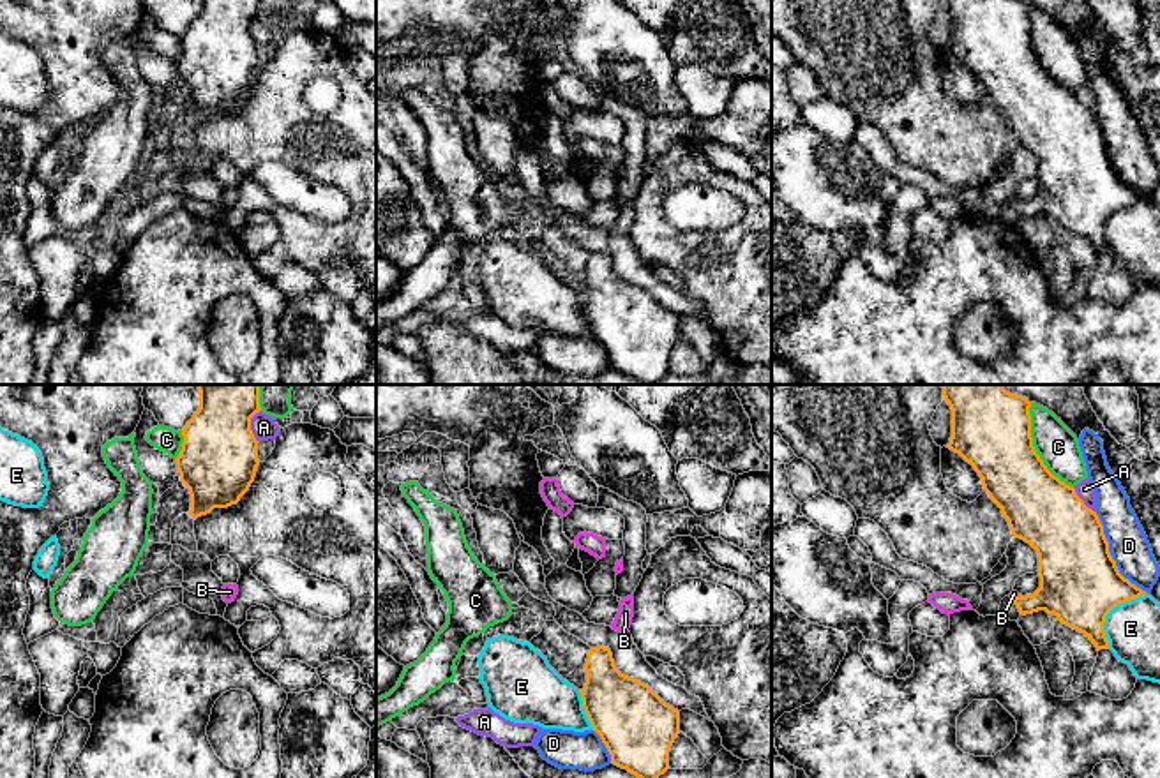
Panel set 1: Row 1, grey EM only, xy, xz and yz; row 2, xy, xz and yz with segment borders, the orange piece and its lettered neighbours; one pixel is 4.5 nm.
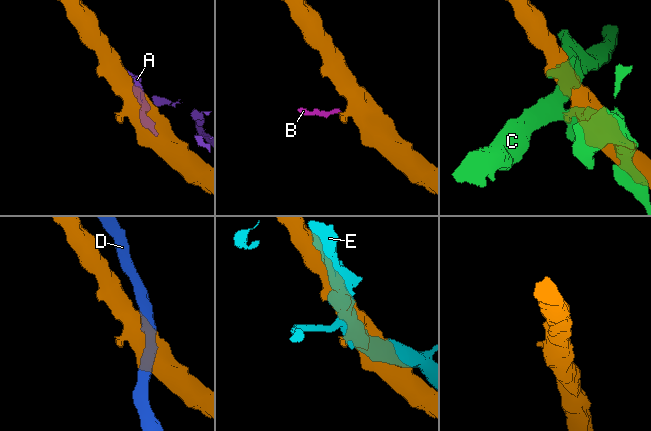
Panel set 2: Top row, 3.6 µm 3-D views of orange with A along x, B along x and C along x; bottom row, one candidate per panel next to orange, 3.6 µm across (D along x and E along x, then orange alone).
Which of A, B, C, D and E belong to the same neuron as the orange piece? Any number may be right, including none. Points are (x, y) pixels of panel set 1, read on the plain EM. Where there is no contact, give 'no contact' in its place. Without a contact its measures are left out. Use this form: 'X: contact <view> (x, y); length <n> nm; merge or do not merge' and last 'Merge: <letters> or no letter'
A: contact xy (249, 30); length 150 nm; do not merge
B: contact yz (1016, 201); length 40 nm; merge
C: contact yz (1033, 53); length 440 nm; do not merge
D: contact yz (1111, 161); length 460 nm; do not merge
E: contact yz (1109, 216); length 320 nm; do not merge
Merge: B

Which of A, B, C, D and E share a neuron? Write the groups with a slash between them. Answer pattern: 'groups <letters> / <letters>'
groups A / B / C / D / E

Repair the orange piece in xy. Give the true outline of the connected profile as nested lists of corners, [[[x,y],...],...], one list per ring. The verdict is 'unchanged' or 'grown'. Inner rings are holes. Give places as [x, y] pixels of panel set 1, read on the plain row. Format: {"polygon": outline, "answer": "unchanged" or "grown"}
{"polygon": [[[200,0],[200,12],[182,35],[184,48],[175,64],[180,86],[191,99],[189,120],[194,125],[214,113],[237,109],[254,86],[260,65],[251,23],[260,16],[260,0]]], "answer": "unchanged"}

